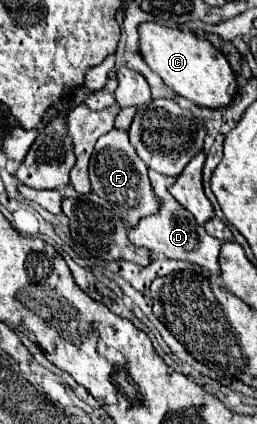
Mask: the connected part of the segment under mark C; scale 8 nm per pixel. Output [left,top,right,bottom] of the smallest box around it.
[139,22,237,108]

